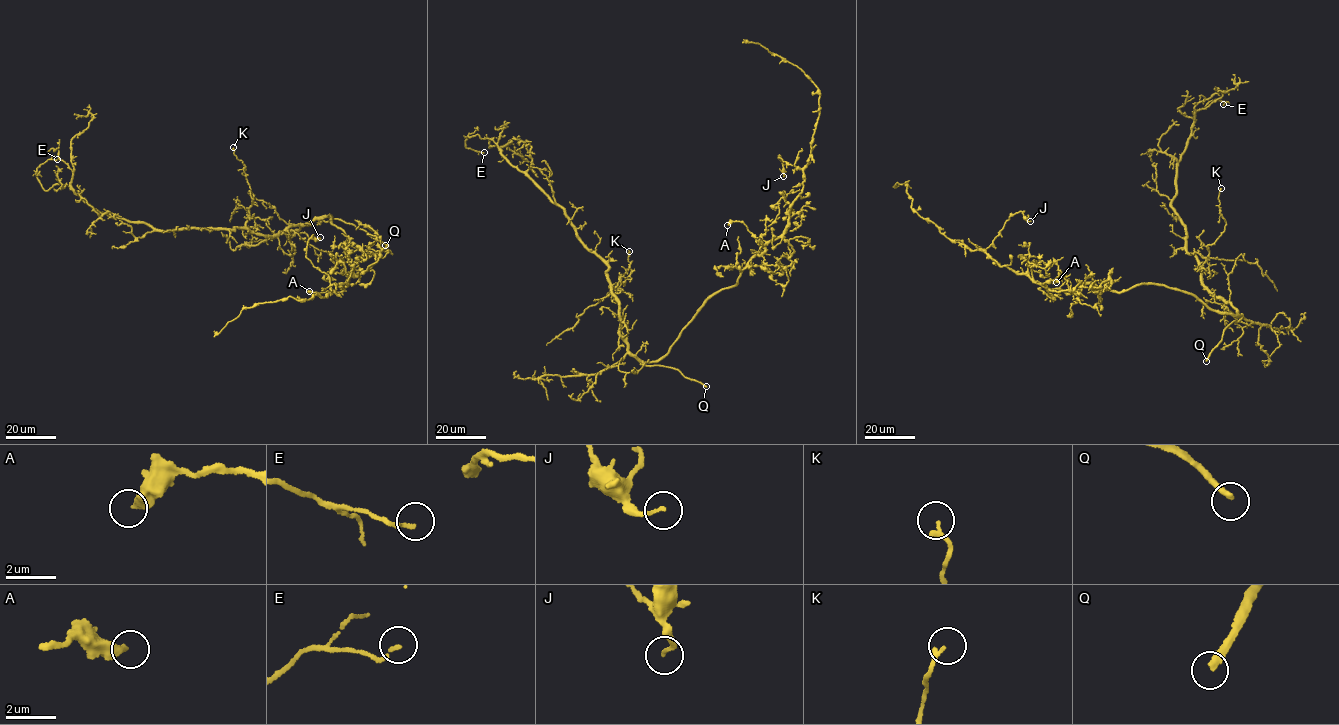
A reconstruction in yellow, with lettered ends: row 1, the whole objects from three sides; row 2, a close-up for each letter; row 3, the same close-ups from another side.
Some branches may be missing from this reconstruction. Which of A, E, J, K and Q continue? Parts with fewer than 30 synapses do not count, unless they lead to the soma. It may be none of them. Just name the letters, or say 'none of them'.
Q

